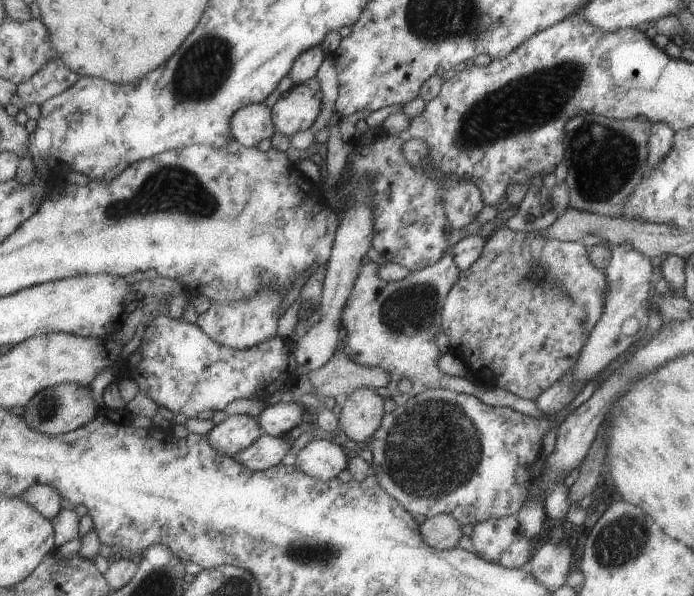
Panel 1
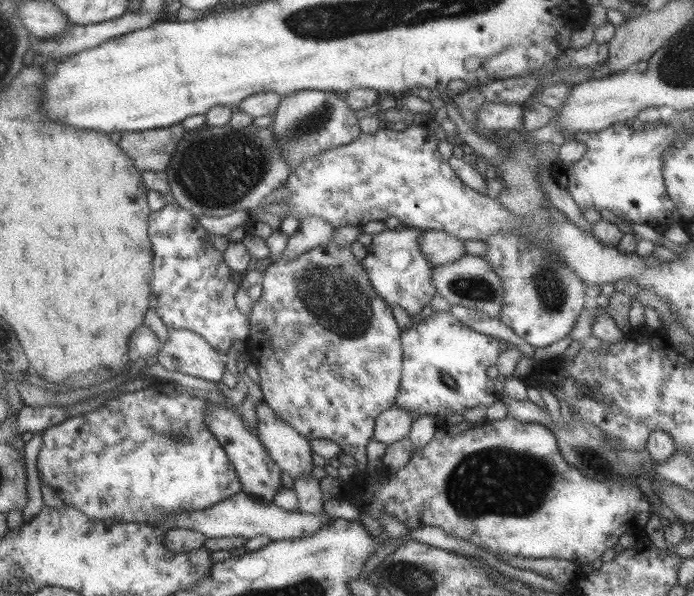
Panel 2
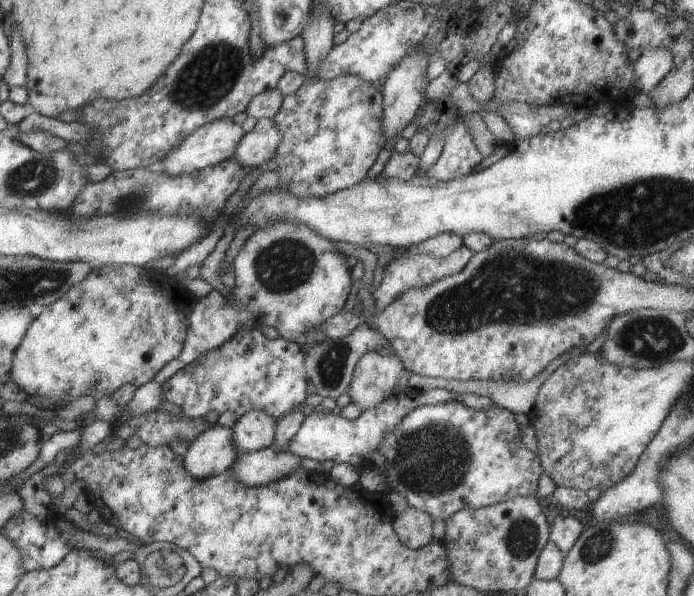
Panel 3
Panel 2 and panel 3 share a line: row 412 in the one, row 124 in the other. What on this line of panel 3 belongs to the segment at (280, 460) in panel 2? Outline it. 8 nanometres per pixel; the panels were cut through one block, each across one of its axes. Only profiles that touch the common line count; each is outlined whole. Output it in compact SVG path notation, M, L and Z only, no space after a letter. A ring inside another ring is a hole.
M260 119L252 132L242 137L234 157L247 167L265 167L275 158L281 142L282 135L274 119Z

